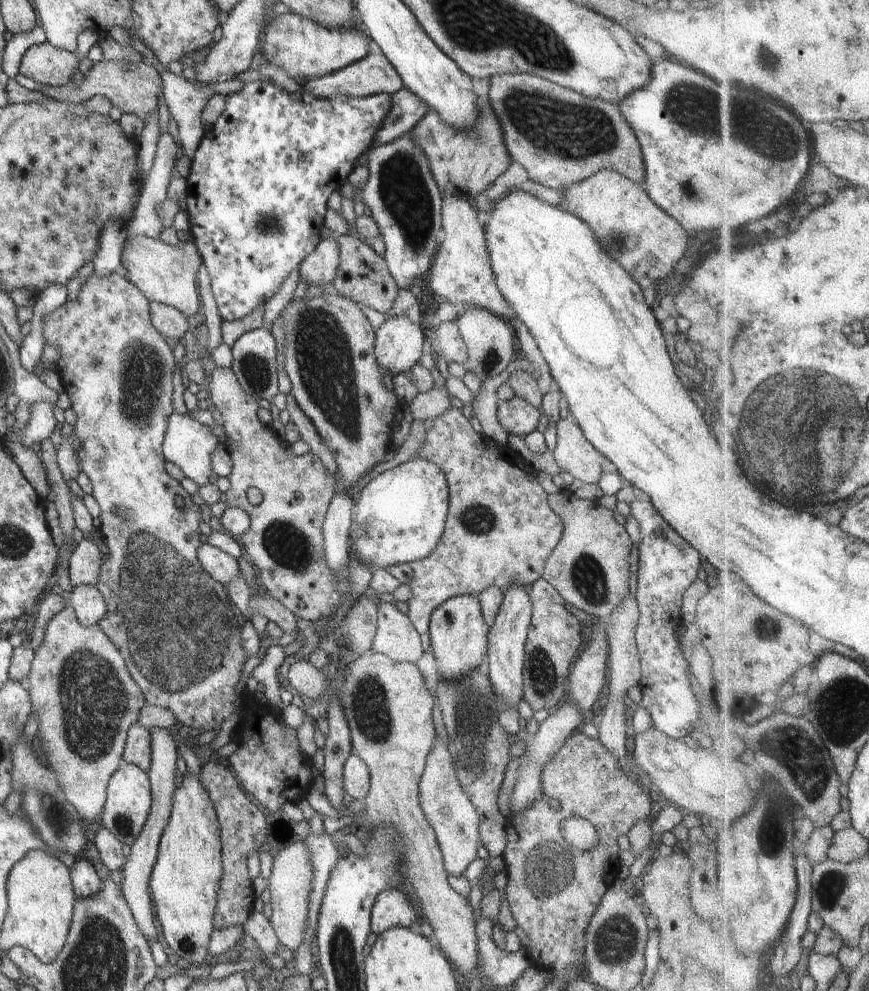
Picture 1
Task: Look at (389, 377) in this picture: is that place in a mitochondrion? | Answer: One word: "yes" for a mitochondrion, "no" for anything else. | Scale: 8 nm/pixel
no

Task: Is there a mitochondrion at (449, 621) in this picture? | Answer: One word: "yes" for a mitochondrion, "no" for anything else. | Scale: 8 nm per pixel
yes

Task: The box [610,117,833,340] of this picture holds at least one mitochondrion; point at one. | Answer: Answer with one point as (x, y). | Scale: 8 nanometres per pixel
(745, 239)

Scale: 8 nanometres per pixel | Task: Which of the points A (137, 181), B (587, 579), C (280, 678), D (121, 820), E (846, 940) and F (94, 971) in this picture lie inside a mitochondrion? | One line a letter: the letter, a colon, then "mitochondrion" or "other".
A: other
B: mitochondrion
C: other
D: mitochondrion
E: other
F: mitochondrion

